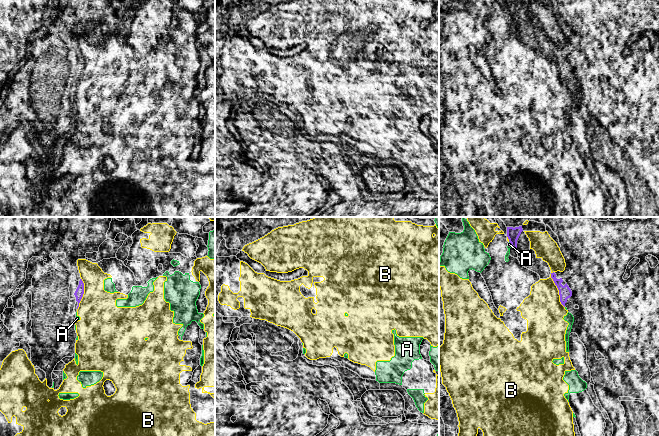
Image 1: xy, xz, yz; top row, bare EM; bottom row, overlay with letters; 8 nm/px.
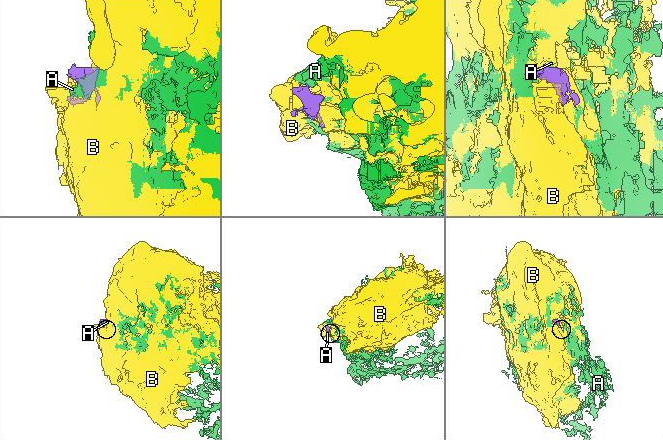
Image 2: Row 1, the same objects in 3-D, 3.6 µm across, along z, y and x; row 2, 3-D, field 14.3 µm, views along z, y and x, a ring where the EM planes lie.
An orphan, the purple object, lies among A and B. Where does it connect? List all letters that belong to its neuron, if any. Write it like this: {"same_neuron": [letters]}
{"same_neuron": []}

